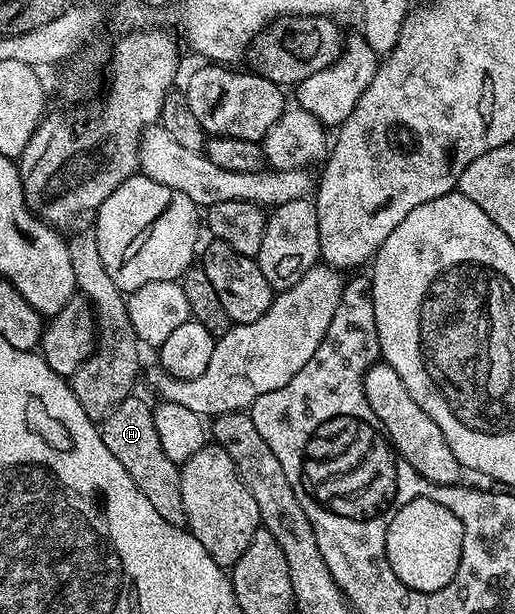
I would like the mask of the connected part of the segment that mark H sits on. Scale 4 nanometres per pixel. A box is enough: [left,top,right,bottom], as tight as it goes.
[99,396,188,526]

